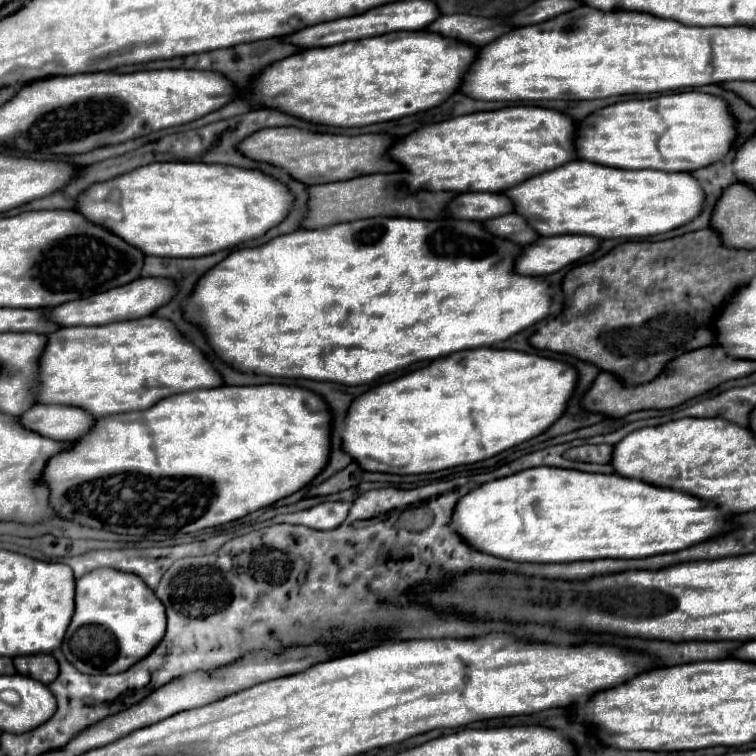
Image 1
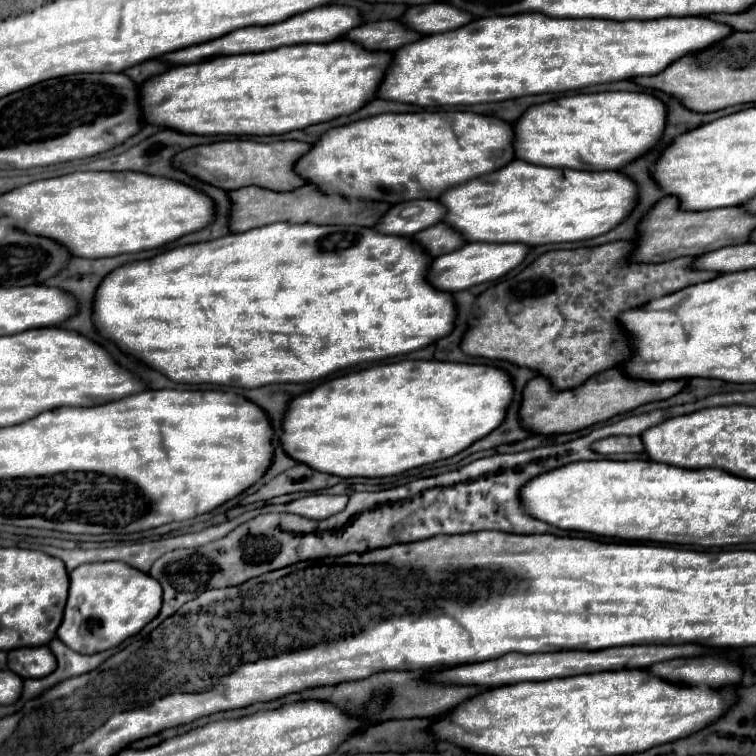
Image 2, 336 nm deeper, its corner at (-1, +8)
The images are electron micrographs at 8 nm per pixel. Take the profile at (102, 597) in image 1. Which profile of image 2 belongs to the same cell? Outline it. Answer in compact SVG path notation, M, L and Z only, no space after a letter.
M125 562L83 564L69 572L71 588L57 638L79 654L97 654L119 646L143 630L161 610L161 584Z

